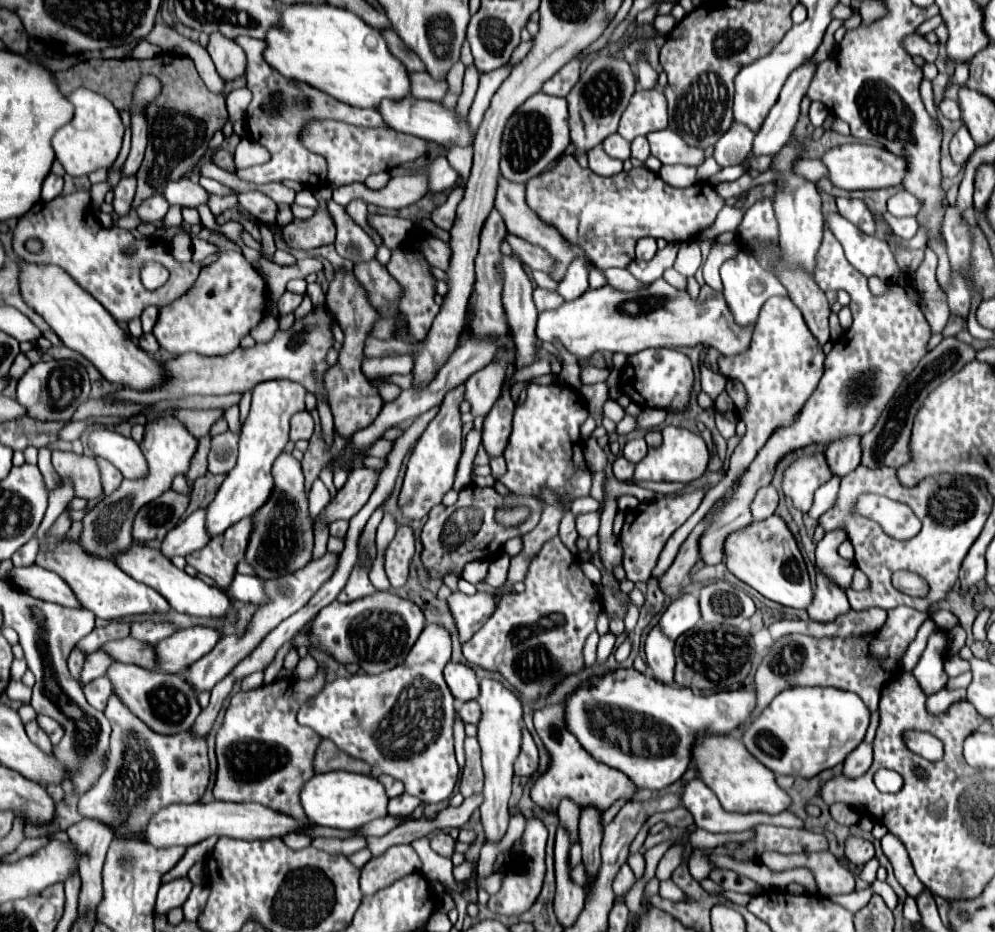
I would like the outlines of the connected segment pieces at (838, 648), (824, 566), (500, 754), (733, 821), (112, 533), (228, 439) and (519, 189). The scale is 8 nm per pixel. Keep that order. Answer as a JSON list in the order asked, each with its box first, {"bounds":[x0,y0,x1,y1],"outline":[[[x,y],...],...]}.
[{"bounds":[751,606,929,718],"outline":[[[897,606],[893,610],[887,612],[887,620],[883,624],[881,630],[871,632],[871,634],[859,634],[859,636],[849,636],[849,638],[813,638],[807,634],[787,634],[783,638],[779,638],[769,652],[765,654],[763,662],[759,664],[757,672],[755,672],[755,686],[757,686],[757,708],[753,712],[751,718],[755,718],[757,712],[761,712],[779,692],[793,688],[793,686],[833,686],[833,688],[841,688],[841,690],[849,690],[855,692],[865,706],[869,708],[869,712],[875,712],[879,706],[879,696],[881,696],[881,688],[885,686],[885,682],[889,678],[893,678],[893,674],[897,674],[901,670],[901,658],[905,654],[905,650],[909,648],[909,644],[915,640],[915,634],[919,630],[919,626],[929,618],[927,612],[919,612],[915,608],[909,606]]]},{"bounds":[817,530,855,590],"outline":[[[833,530],[827,532],[825,538],[821,542],[817,542],[817,568],[825,574],[829,574],[829,578],[833,578],[833,582],[837,582],[839,586],[843,586],[843,590],[849,588],[851,584],[851,576],[855,572],[855,564],[849,560],[843,560],[837,554],[837,546],[845,540],[845,532],[843,530]]]},{"bounds":[477,678,521,842],"outline":[[[483,678],[481,680],[481,694],[477,702],[481,704],[483,716],[479,722],[477,740],[481,744],[483,754],[483,772],[485,772],[485,788],[483,788],[483,804],[481,804],[481,824],[485,830],[487,842],[499,842],[509,824],[509,808],[507,800],[511,796],[511,778],[513,778],[513,760],[521,750],[521,702],[519,698],[505,688],[501,682]]]},{"bounds":[681,780,805,832],"outline":[[[699,780],[685,782],[683,794],[681,794],[683,806],[693,814],[695,824],[707,832],[743,832],[757,824],[777,824],[777,826],[793,826],[793,828],[805,828],[803,820],[797,818],[793,812],[785,810],[781,816],[769,816],[769,814],[731,814],[721,810],[721,804],[717,802],[717,796]]]},{"bounds":[81,414,197,558],"outline":[[[173,414],[153,418],[145,424],[145,438],[139,444],[141,452],[149,464],[149,476],[141,480],[123,480],[119,490],[115,490],[111,496],[103,496],[103,500],[87,512],[83,520],[83,536],[81,546],[95,556],[101,558],[113,558],[117,552],[123,552],[133,542],[131,526],[137,510],[151,502],[153,498],[159,498],[163,492],[171,488],[171,482],[177,474],[187,474],[191,460],[197,452],[197,438],[185,428],[183,422],[179,422]]]},{"bounds":[209,432,237,474],"outline":[[[223,432],[213,436],[211,452],[209,452],[209,472],[211,474],[227,474],[237,462],[237,432]]]},{"bounds":[495,176,583,282],"outline":[[[499,176],[499,182],[497,182],[497,196],[495,196],[495,208],[501,212],[503,222],[505,222],[509,234],[521,236],[521,238],[525,238],[525,240],[529,240],[529,242],[533,242],[533,244],[537,244],[537,246],[541,246],[541,248],[545,248],[547,252],[553,254],[553,258],[557,260],[557,266],[559,266],[557,272],[555,272],[555,276],[553,276],[557,282],[561,280],[561,276],[563,276],[565,268],[569,266],[569,262],[571,262],[575,256],[583,256],[583,252],[581,252],[579,248],[569,248],[569,246],[565,244],[565,240],[563,240],[551,226],[547,226],[545,222],[541,222],[539,216],[527,206],[527,202],[525,202],[525,184],[515,184],[515,182],[509,182],[509,180],[505,180],[503,176]]]}]

